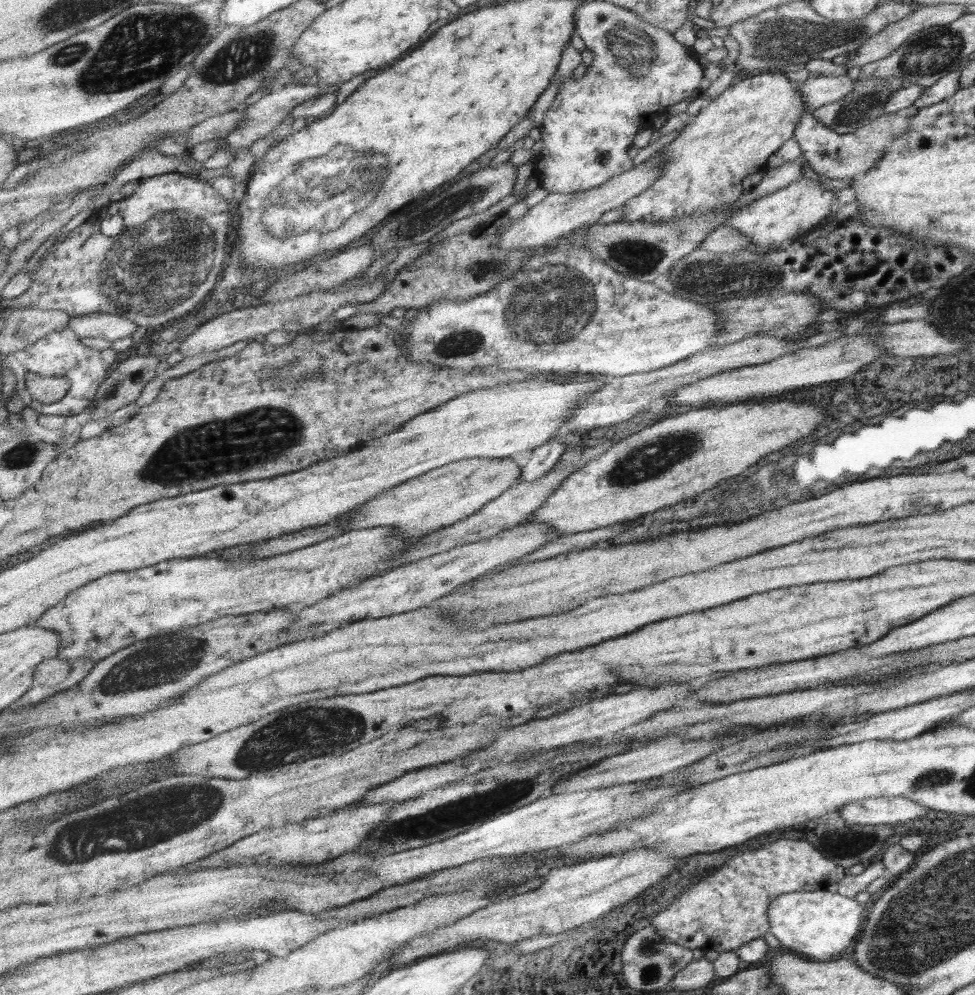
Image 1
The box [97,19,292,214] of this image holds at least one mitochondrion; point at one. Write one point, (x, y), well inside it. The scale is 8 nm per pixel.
(240, 59)

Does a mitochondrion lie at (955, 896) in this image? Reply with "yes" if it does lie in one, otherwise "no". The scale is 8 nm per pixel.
yes

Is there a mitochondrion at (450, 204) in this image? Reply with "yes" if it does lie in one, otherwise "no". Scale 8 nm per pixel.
yes

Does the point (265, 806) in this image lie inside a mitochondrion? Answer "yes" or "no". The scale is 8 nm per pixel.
no

